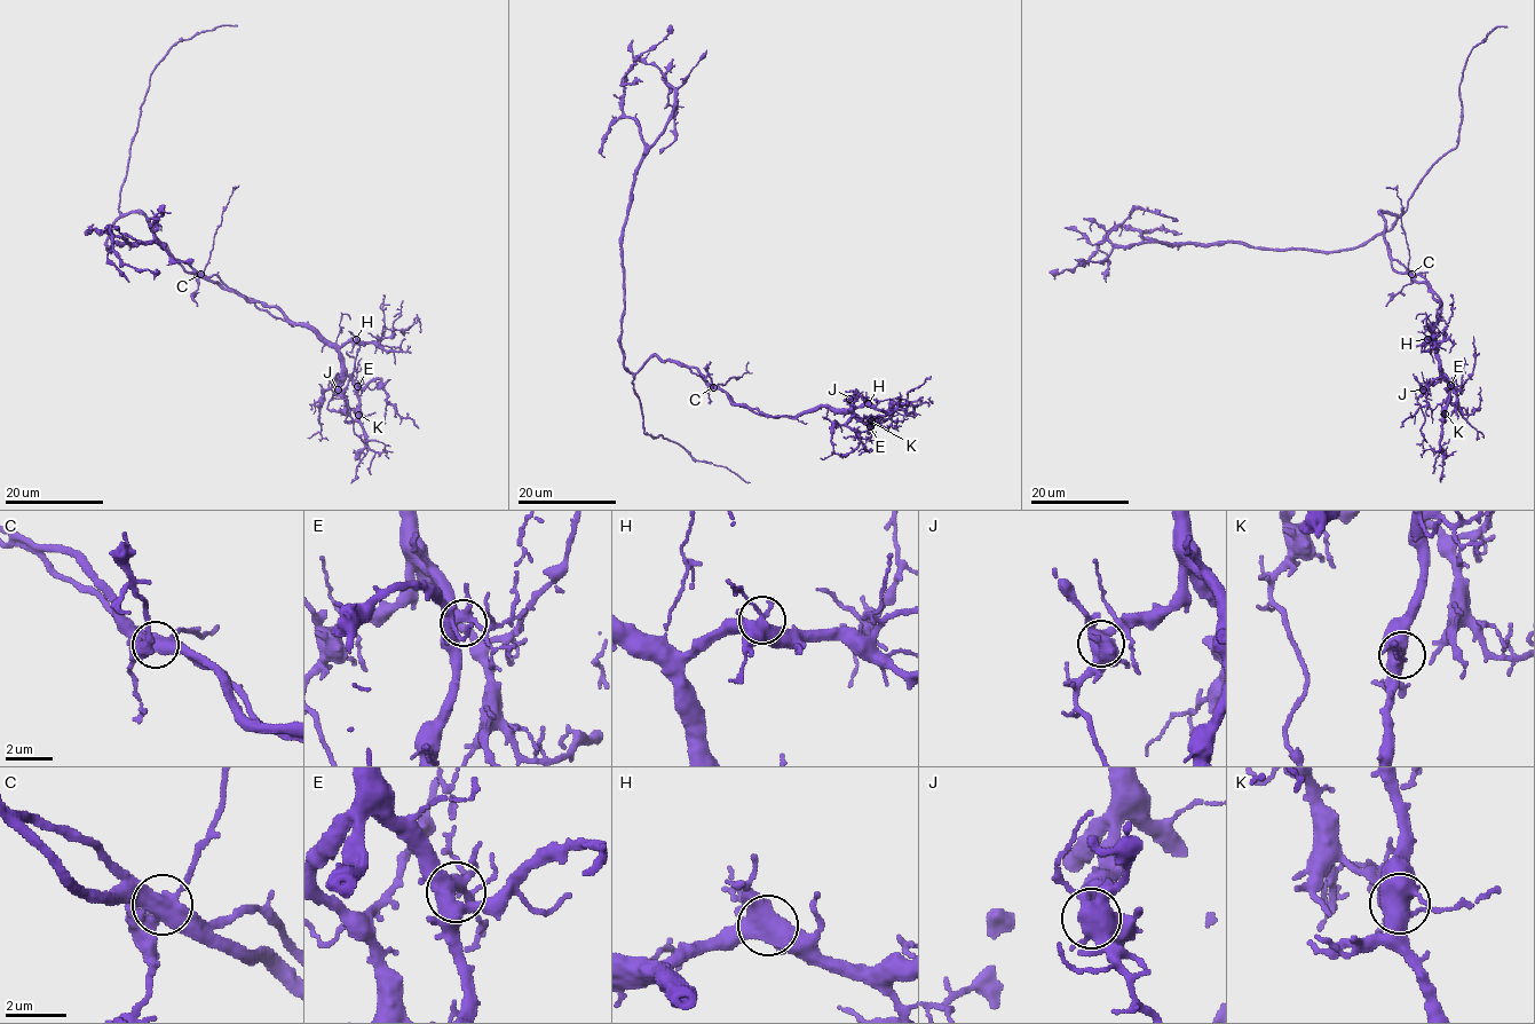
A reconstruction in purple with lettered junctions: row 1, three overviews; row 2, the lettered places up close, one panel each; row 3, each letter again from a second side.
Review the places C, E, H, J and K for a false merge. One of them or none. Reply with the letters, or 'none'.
C

